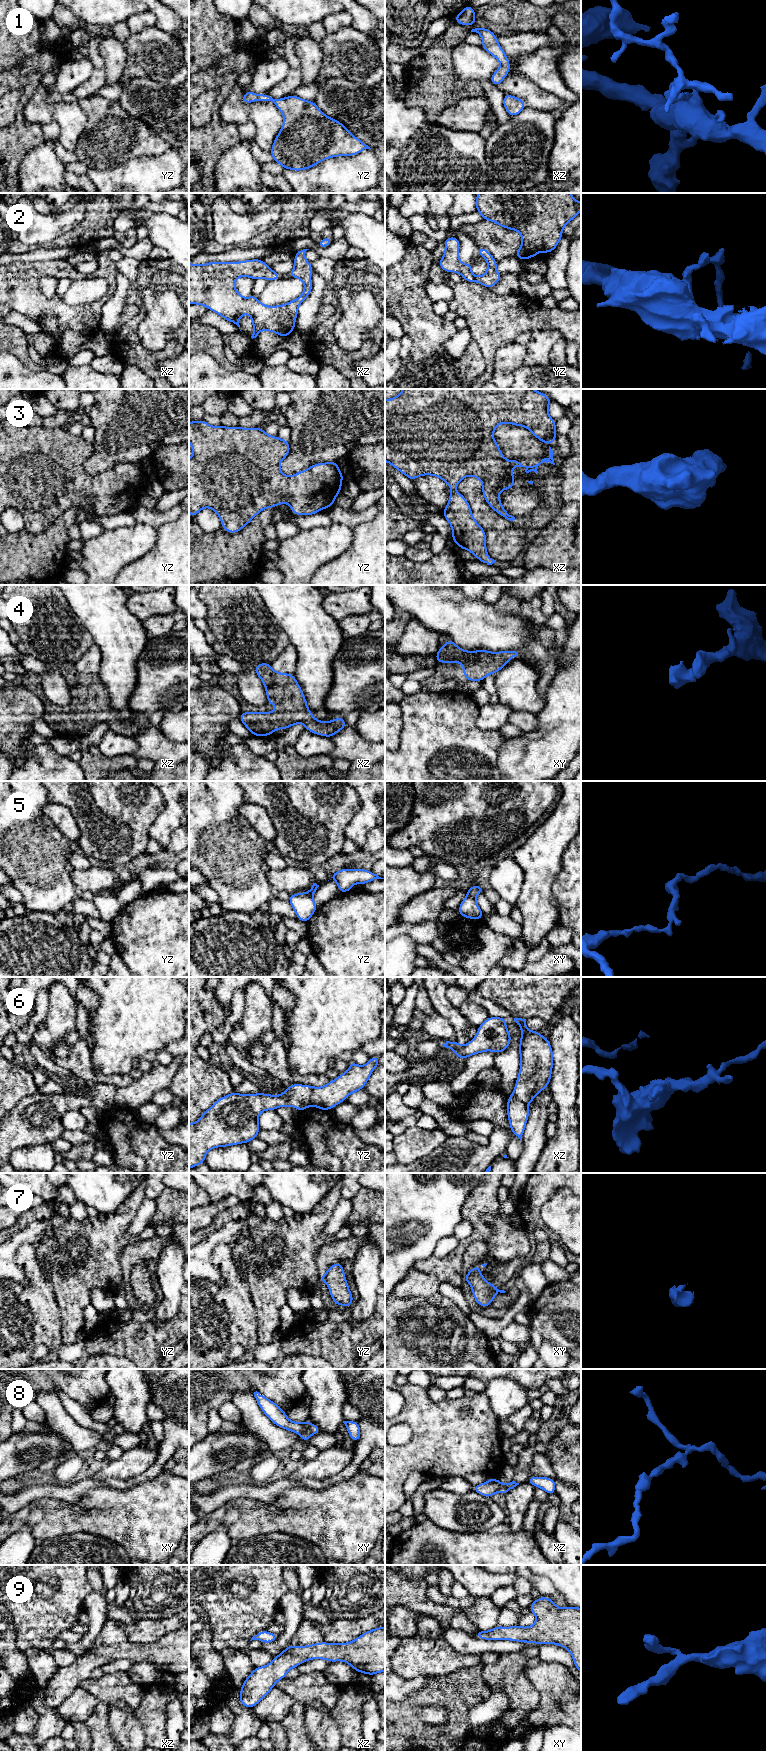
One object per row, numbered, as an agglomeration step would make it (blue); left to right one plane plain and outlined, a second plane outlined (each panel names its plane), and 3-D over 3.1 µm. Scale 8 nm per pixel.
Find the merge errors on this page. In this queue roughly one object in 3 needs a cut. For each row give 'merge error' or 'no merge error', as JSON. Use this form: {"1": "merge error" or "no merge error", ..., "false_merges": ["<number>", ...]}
{"1": "no merge error", "2": "merge error", "3": "no merge error", "4": "no merge error", "5": "merge error", "6": "merge error", "7": "merge error", "8": "merge error", "9": "no merge error", "false_merges": ["2", "5", "6", "7", "8"]}

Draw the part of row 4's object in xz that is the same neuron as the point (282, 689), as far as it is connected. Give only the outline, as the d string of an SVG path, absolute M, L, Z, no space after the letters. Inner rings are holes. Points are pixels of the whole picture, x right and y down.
M259 663L255 672L262 680L267 703L277 706L274 712L242 712L239 719L254 736L270 736L277 729L303 723L311 733L333 737L347 725L344 717L322 722L312 716L294 674L275 672L271 663Z

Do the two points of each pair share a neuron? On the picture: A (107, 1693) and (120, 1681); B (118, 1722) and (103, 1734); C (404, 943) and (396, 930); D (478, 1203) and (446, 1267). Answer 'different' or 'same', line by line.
A: same
B: different
C: different
D: same

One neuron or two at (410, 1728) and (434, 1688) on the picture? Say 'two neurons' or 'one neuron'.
one neuron

